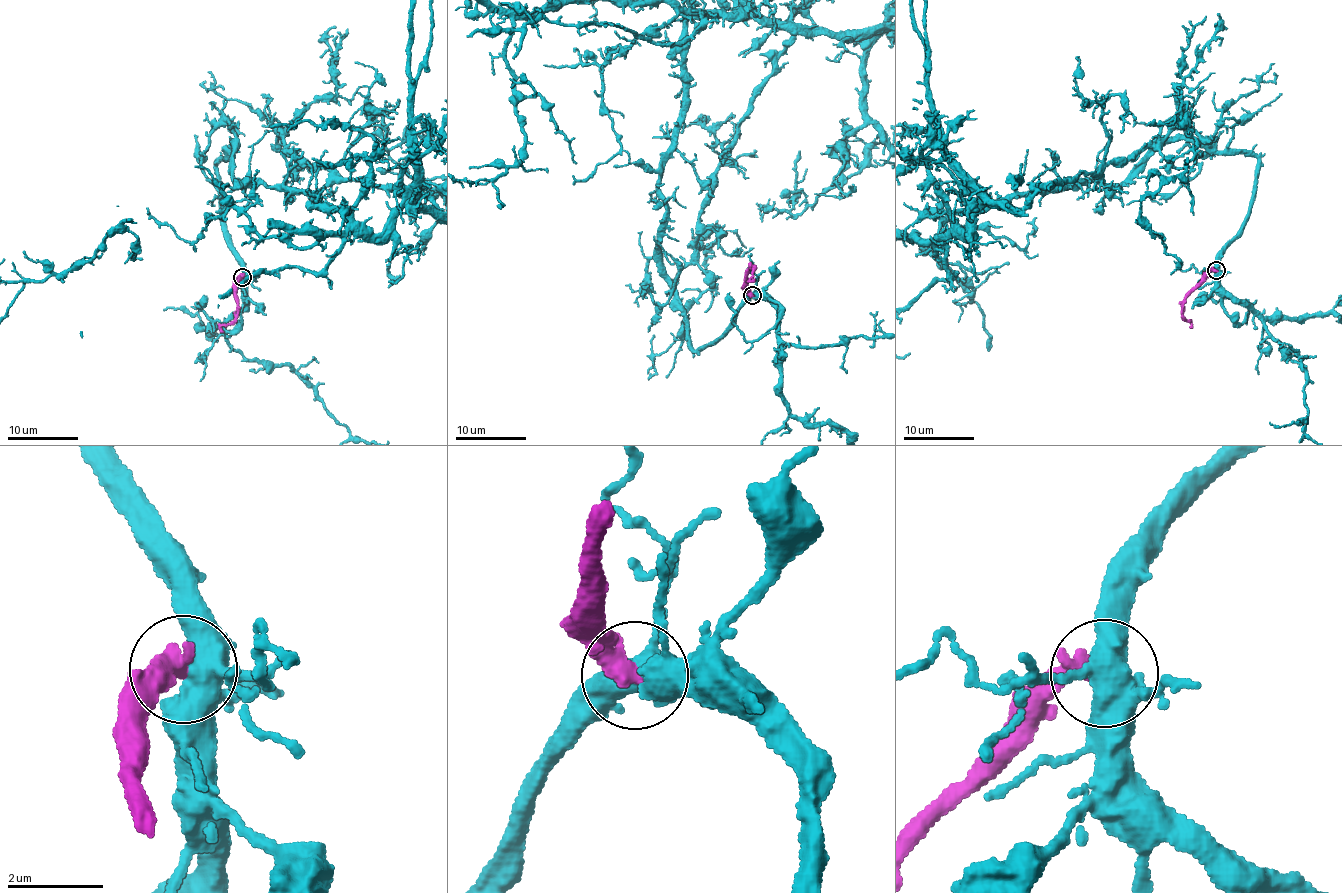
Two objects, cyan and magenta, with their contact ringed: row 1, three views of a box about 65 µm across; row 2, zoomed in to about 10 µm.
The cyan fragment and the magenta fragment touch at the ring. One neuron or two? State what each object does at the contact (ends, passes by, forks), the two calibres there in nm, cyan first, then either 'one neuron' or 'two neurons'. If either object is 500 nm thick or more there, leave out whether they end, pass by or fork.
calibres 500 and 460 nm; two neurons

